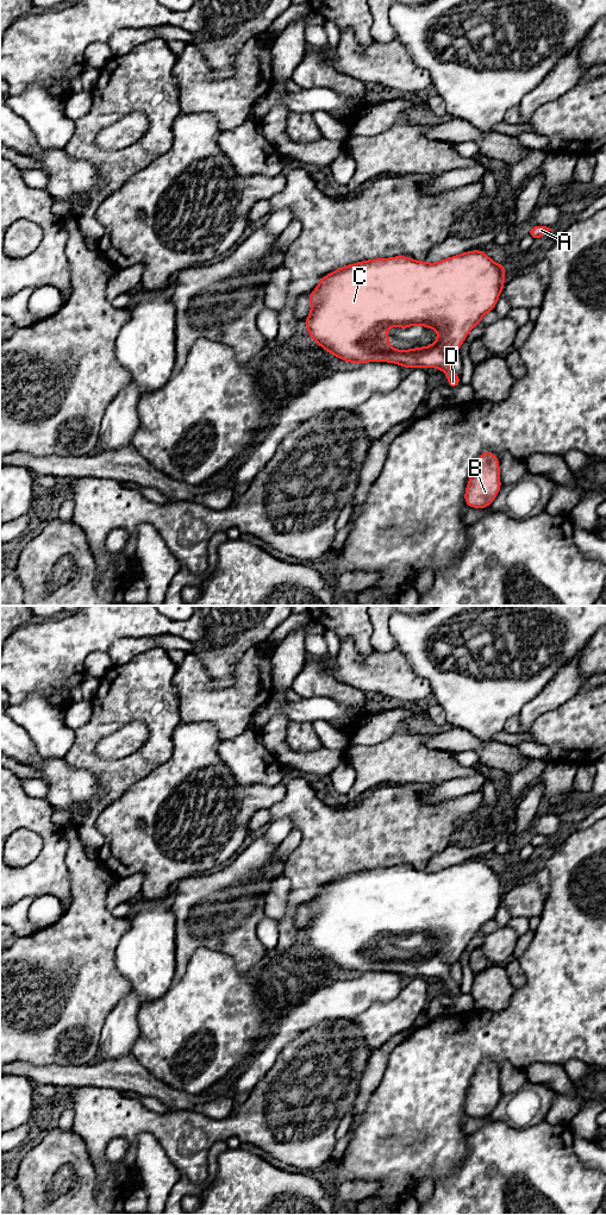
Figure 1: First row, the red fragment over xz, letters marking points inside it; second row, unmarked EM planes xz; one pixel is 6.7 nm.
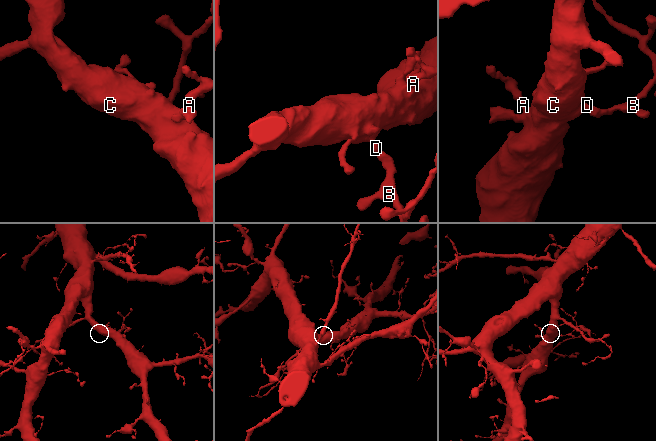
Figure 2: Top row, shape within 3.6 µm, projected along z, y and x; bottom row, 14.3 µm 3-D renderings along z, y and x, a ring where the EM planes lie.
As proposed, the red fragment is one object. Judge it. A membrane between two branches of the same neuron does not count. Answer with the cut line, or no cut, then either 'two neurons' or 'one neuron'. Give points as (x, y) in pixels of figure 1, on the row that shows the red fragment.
no cut | one neuron

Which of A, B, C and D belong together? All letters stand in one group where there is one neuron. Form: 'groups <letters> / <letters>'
groups A B C D

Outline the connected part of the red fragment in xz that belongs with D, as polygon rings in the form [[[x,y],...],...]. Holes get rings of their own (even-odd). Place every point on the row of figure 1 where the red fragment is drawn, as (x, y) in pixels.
[[[482,250],[467,251],[461,255],[451,256],[442,259],[437,263],[426,263],[425,261],[416,261],[408,256],[395,256],[388,258],[374,258],[368,261],[357,262],[354,264],[348,264],[335,271],[326,274],[318,283],[316,289],[310,293],[306,298],[311,301],[311,313],[304,320],[306,322],[307,333],[310,337],[324,350],[329,351],[331,355],[338,357],[339,359],[349,363],[368,363],[368,362],[388,362],[399,364],[404,368],[437,368],[445,372],[448,378],[448,386],[450,389],[456,388],[461,384],[460,375],[450,369],[449,359],[450,357],[458,352],[461,345],[466,340],[469,332],[476,327],[481,319],[491,311],[495,309],[498,299],[505,286],[506,267],[501,265],[489,258]],[[413,325],[423,325],[424,327],[436,330],[438,332],[438,338],[432,345],[413,347],[411,350],[396,350],[389,346],[389,336],[387,330],[391,326],[396,326],[399,328],[410,328]]]

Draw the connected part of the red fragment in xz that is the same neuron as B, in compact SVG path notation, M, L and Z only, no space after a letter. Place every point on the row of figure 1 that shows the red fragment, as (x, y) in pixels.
M491 450L481 453L471 469L464 491L464 503L471 508L487 508L496 497L500 482L500 462Z

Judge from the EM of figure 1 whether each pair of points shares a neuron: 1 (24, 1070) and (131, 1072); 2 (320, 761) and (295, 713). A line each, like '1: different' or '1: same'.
1: same
2: different

